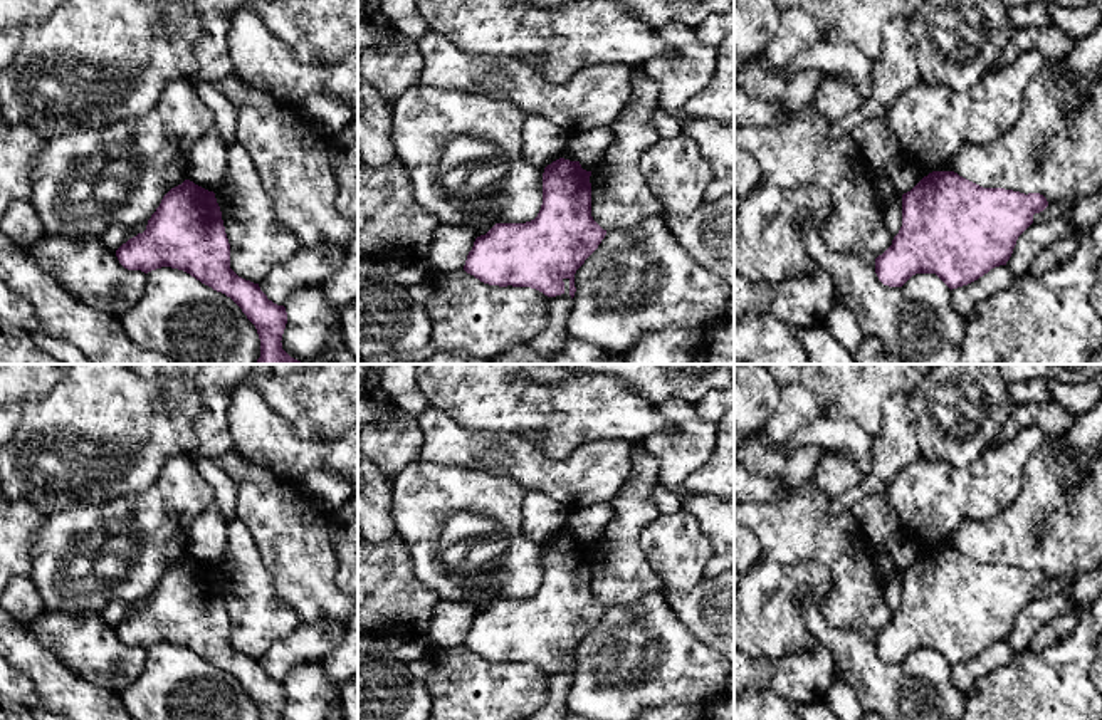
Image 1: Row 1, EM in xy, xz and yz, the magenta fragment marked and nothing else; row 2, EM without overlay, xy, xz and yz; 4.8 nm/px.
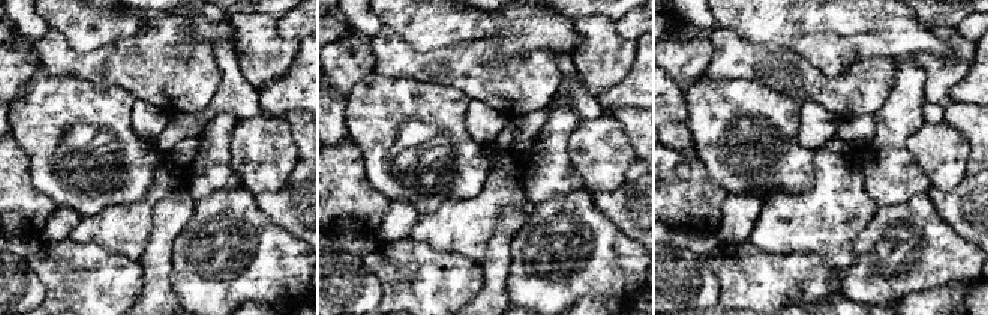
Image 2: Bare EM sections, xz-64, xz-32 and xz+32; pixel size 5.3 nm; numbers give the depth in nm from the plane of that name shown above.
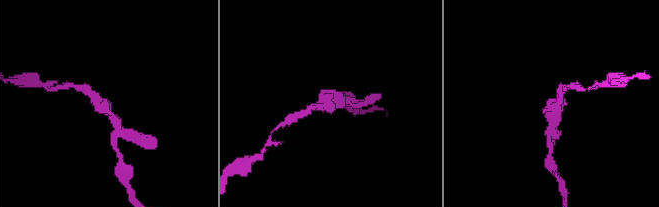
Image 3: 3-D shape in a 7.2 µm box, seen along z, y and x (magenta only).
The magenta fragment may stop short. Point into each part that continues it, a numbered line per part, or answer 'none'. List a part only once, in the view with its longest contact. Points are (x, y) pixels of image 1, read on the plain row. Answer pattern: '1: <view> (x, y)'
none

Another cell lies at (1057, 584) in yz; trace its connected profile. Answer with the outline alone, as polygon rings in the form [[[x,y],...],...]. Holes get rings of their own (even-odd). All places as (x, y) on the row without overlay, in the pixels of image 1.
[[[1073,577],[1048,579],[1048,582],[1043,587],[1033,591],[1033,599],[1045,599],[1052,594],[1067,592],[1070,591],[1072,582],[1073,582]]]

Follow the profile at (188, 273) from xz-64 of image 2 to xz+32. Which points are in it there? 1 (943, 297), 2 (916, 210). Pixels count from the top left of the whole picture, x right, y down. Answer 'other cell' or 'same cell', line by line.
1: other cell
2: same cell

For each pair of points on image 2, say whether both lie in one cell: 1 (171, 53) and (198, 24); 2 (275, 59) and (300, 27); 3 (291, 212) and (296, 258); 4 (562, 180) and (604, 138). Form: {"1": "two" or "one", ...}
{"1": "two", "2": "two", "3": "two", "4": "two"}

